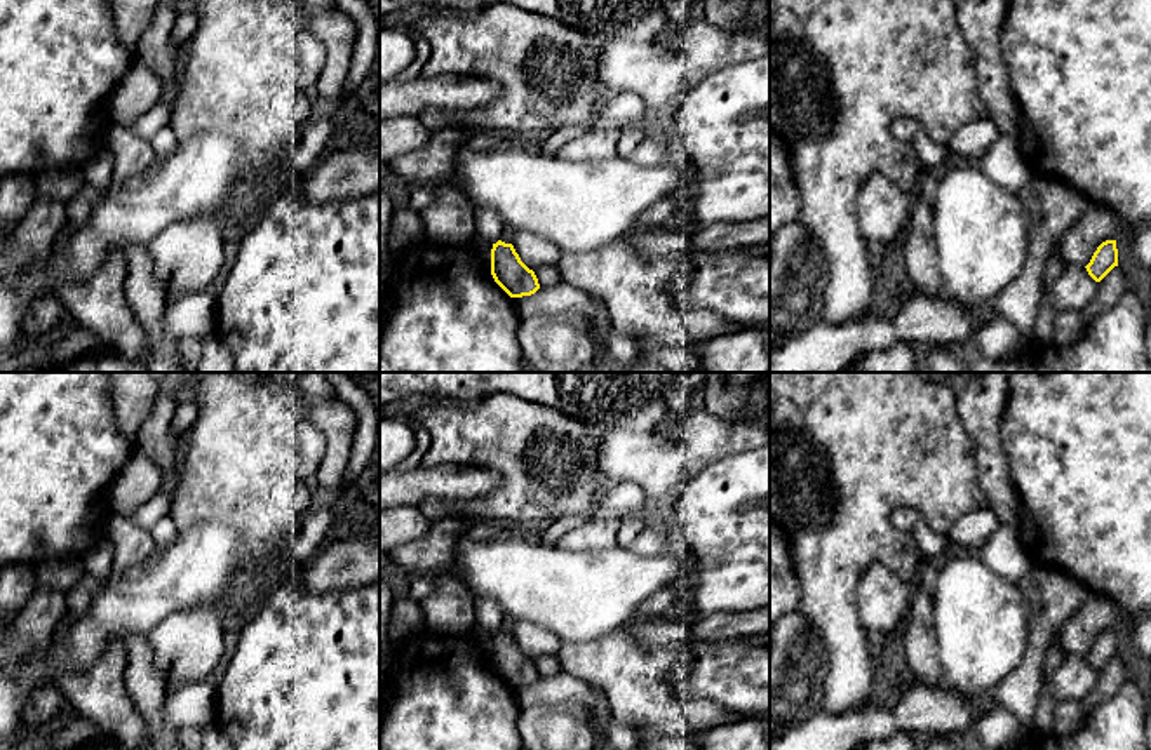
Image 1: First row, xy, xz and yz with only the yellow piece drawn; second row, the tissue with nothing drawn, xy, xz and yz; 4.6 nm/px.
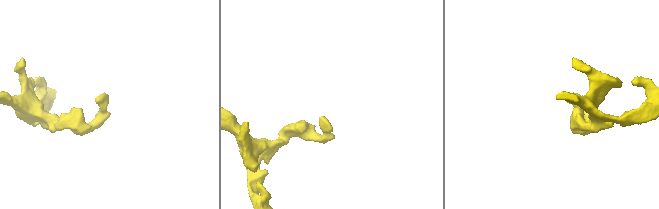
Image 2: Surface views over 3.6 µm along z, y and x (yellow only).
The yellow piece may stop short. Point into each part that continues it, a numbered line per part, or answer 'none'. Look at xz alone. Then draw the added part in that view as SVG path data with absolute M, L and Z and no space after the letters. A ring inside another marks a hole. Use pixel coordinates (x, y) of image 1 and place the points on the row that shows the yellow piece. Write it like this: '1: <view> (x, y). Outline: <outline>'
none

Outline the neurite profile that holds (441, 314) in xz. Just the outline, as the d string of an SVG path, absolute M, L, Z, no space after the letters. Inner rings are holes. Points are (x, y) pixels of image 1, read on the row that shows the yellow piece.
M425 242L390 259L392 270L380 303L380 372L531 372L517 331L521 318L510 298L481 268L479 258L467 244Z

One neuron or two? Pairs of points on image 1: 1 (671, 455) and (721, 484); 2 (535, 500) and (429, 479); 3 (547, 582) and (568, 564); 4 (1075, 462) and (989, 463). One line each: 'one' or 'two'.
1: two
2: two
3: one
4: two

